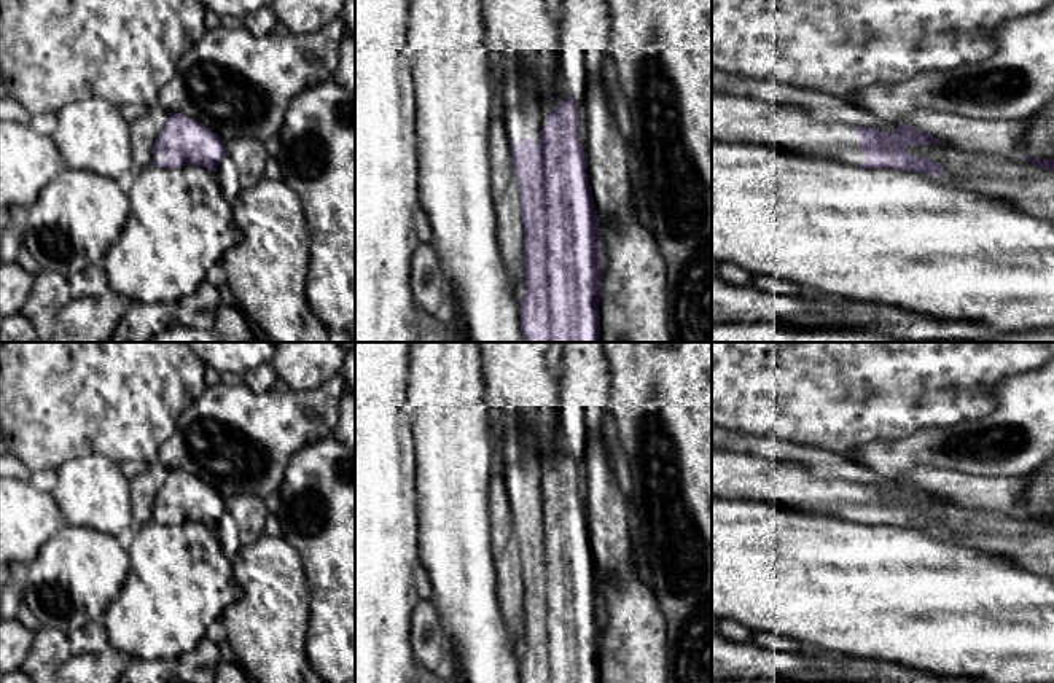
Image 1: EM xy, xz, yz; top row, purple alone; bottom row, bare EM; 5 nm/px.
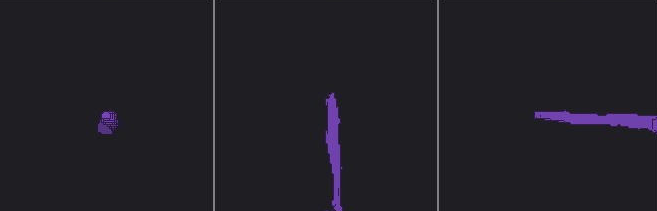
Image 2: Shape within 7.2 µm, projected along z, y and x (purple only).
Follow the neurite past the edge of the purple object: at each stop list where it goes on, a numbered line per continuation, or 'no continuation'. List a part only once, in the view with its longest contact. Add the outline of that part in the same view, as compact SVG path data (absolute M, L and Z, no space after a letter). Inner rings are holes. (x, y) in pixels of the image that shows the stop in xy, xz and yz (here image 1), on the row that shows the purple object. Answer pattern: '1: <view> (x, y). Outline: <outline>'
1: xz (526, 113). Outline: M508 73L503 81L505 127L517 145L522 139L535 143L541 139L541 129L548 126L548 116L567 99L565 86L554 88L554 100L541 97L535 91L537 78L524 78Z

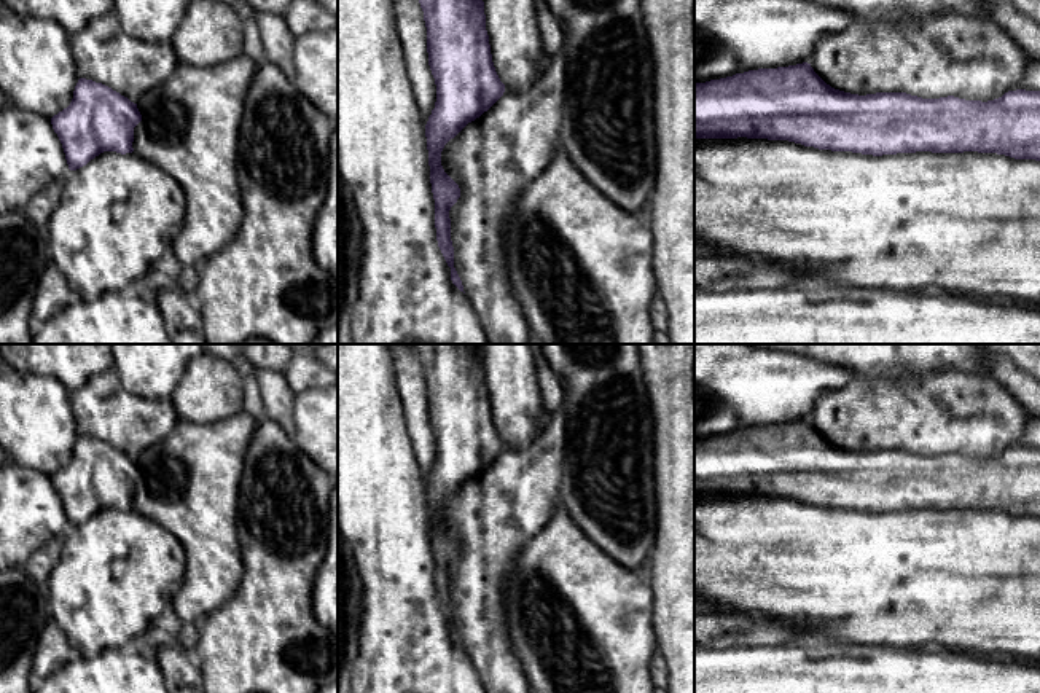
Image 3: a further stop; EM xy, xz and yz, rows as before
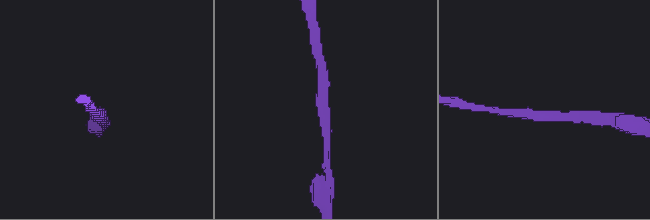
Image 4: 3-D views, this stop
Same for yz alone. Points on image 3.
no continuation

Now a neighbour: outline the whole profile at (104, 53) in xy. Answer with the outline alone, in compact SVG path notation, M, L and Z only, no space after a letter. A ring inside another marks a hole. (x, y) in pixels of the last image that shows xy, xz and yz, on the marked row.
M115 11L91 19L68 43L78 78L102 83L134 104L178 65L170 43L127 35Z

